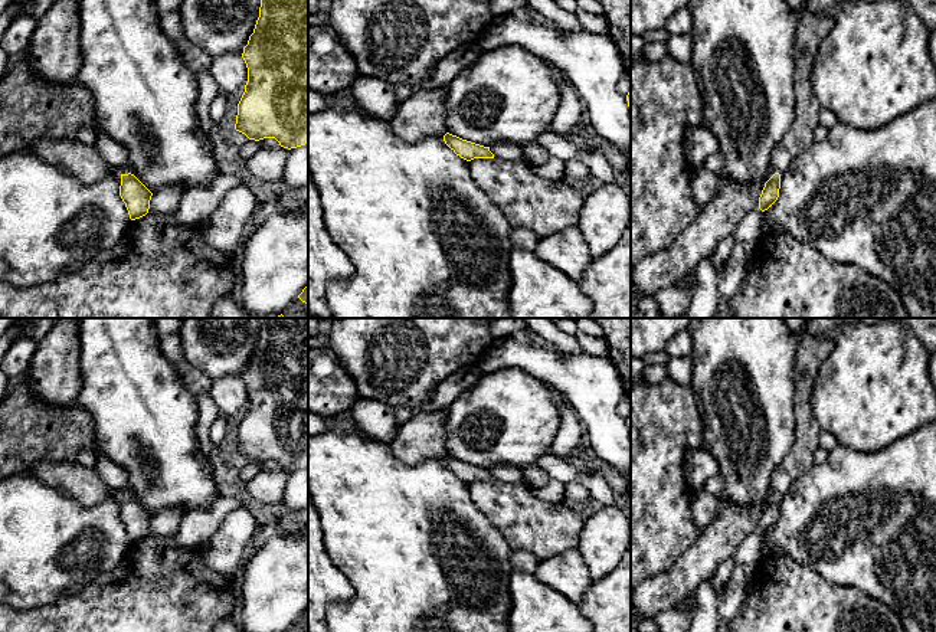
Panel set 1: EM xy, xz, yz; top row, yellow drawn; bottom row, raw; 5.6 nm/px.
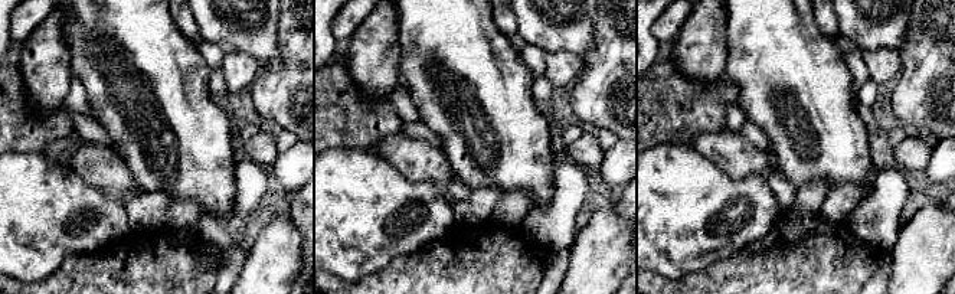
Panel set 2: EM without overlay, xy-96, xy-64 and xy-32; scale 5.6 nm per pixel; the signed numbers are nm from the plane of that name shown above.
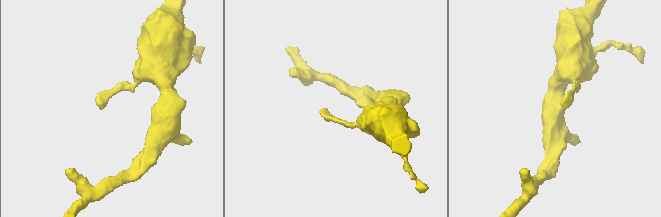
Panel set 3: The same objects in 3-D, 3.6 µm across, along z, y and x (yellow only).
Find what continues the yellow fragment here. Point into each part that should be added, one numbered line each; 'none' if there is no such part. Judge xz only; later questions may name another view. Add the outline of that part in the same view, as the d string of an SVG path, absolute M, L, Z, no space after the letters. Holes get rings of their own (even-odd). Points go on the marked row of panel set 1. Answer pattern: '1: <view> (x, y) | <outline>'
none

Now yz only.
none

